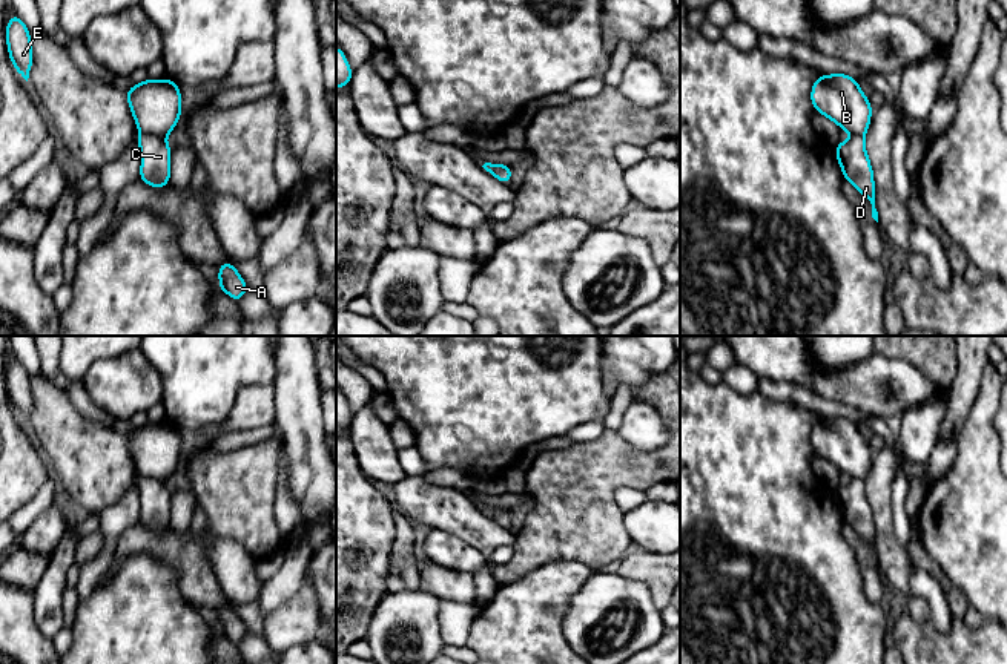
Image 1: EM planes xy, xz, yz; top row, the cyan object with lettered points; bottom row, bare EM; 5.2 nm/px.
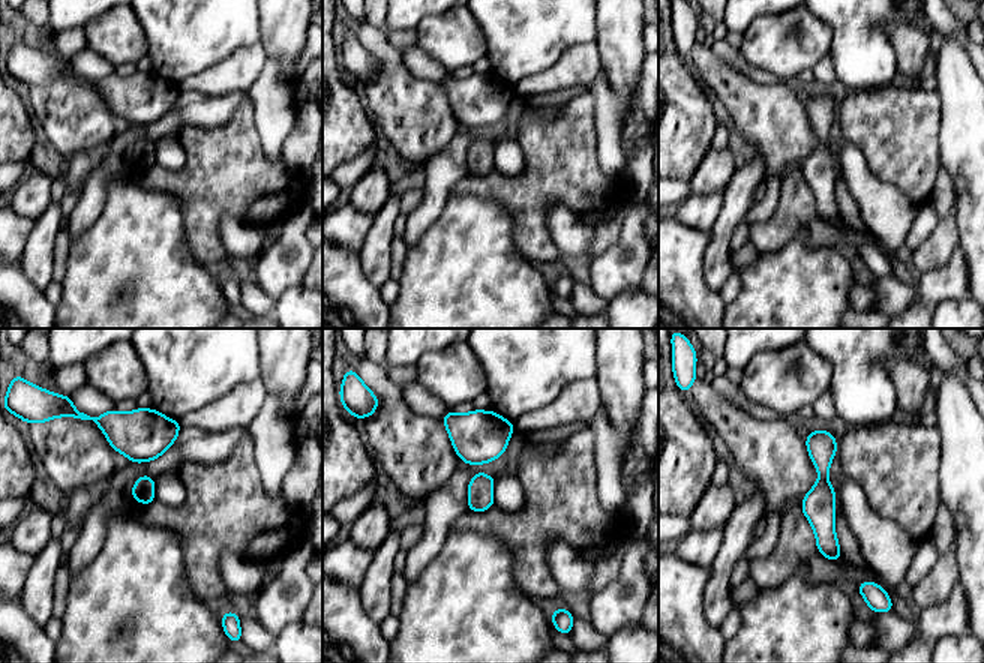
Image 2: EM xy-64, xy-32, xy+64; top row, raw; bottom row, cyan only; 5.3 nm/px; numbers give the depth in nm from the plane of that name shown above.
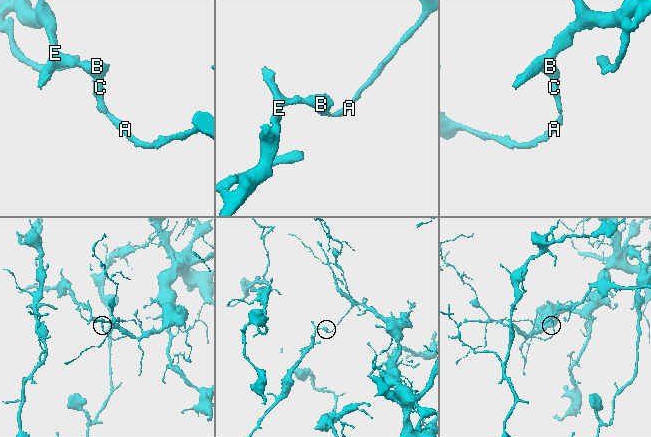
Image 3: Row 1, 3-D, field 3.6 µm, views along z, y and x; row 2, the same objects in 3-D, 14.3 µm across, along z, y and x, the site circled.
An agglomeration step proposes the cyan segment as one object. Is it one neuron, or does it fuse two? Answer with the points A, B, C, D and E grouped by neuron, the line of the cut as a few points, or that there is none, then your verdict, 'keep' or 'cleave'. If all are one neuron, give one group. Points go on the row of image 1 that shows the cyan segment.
A C D / B E; cut in xy along (140, 132), (163, 138); cleave

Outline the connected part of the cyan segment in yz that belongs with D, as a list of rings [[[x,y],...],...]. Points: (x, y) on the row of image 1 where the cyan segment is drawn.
[[[852,135],[846,143],[838,143],[835,146],[835,153],[844,179],[850,181],[855,189],[870,201],[872,218],[878,222],[873,170],[866,153],[864,136]]]

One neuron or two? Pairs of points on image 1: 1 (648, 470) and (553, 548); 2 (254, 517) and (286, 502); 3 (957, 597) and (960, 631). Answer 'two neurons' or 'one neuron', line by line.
1: one neuron
2: two neurons
3: two neurons

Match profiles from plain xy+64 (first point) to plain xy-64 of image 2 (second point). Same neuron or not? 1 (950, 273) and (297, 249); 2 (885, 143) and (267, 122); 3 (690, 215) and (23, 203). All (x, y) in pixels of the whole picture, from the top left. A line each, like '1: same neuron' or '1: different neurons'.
1: same neuron
2: different neurons
3: different neurons

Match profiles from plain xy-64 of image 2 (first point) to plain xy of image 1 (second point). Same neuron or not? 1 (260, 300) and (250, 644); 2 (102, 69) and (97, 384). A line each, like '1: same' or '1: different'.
1: same
2: different

